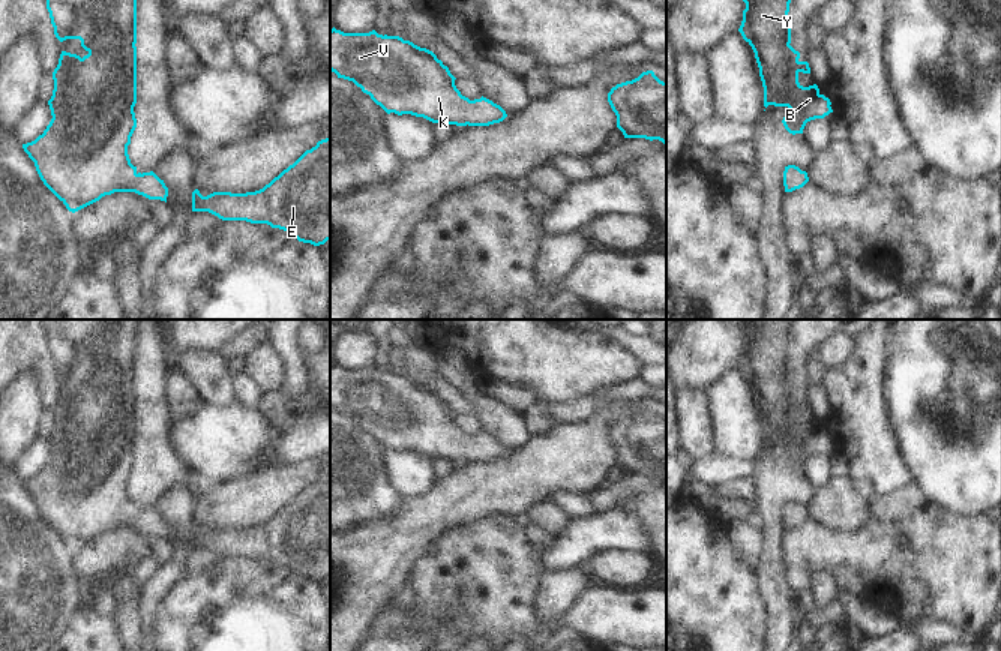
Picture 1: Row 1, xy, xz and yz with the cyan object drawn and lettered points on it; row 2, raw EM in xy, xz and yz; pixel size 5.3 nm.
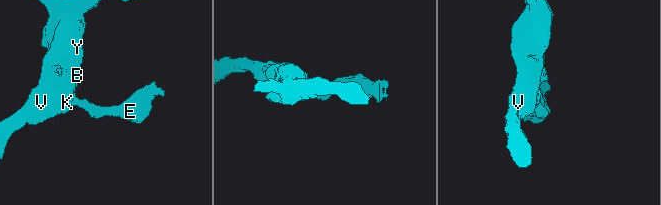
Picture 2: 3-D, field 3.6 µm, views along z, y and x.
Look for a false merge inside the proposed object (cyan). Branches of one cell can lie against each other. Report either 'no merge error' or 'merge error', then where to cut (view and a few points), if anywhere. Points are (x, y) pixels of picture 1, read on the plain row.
no merge error; cut none

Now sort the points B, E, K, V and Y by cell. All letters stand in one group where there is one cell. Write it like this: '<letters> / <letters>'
B E K V Y

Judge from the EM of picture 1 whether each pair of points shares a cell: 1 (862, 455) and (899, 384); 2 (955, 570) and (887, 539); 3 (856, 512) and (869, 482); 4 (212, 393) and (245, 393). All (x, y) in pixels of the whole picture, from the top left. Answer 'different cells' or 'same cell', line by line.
1: different cells
2: same cell
3: different cells
4: different cells

